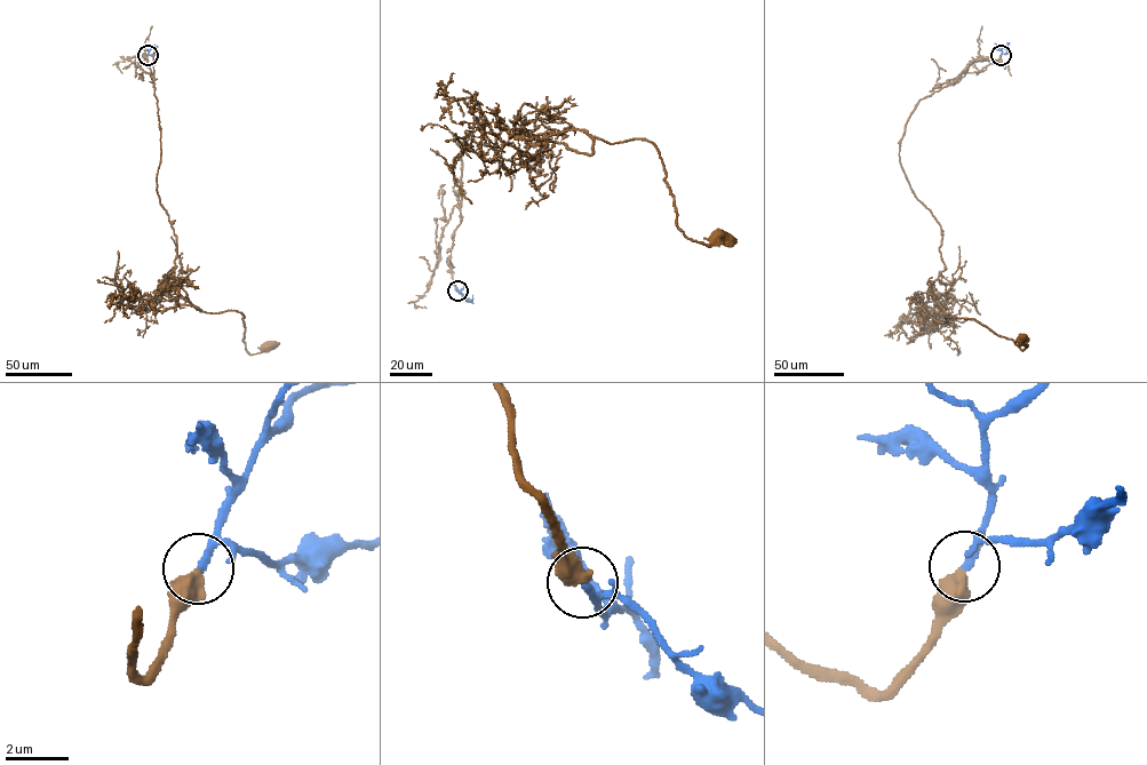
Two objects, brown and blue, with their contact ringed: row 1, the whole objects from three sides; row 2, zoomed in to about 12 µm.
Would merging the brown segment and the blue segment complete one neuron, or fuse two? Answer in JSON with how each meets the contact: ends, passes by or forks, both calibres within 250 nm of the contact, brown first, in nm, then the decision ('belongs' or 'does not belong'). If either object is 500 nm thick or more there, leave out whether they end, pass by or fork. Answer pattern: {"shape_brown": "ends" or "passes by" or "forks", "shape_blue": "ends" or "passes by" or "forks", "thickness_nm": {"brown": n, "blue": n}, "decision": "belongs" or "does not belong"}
{"thickness_nm": {"brown": 500, "blue": 240}, "decision": "belongs"}

